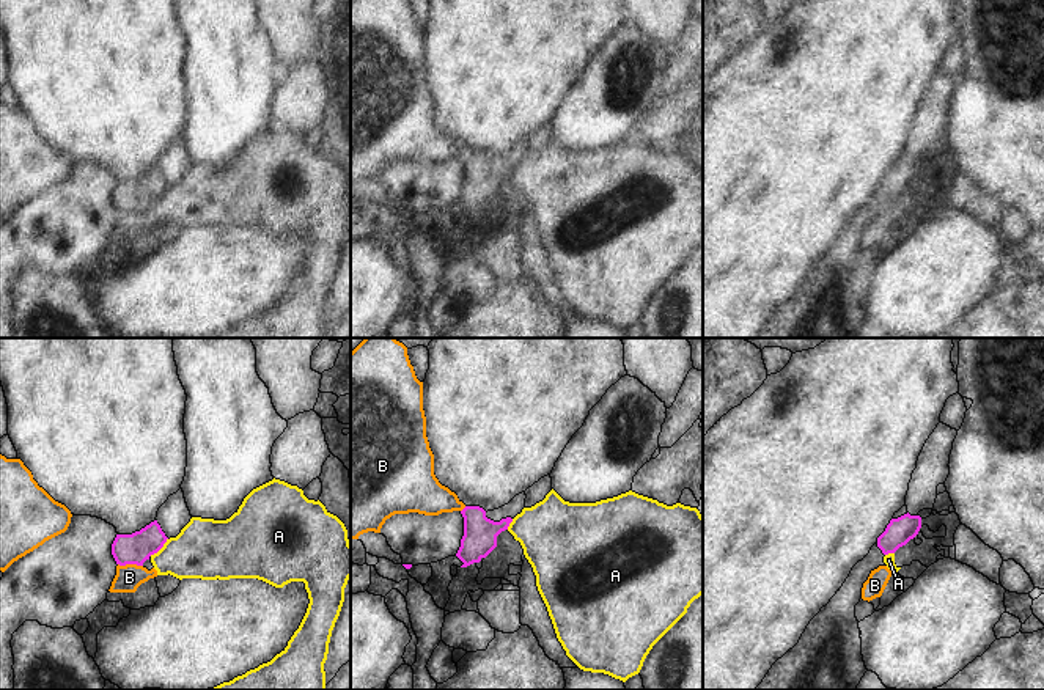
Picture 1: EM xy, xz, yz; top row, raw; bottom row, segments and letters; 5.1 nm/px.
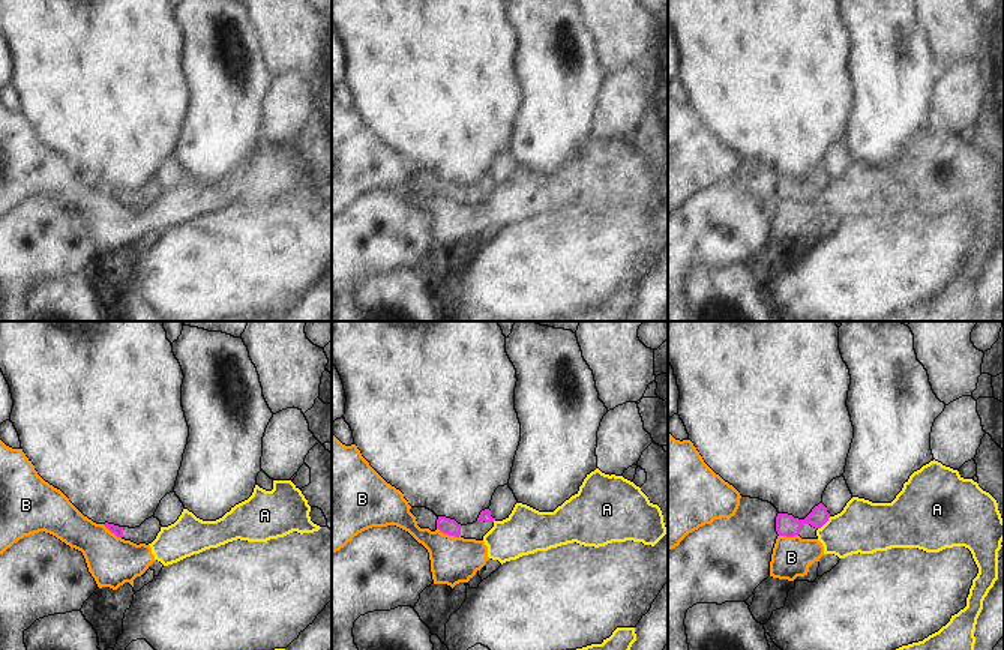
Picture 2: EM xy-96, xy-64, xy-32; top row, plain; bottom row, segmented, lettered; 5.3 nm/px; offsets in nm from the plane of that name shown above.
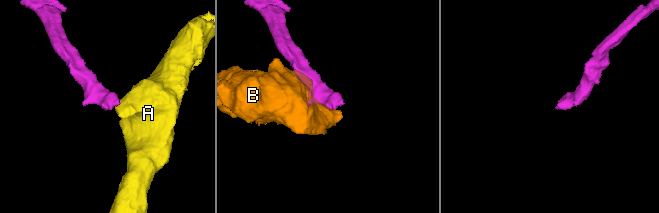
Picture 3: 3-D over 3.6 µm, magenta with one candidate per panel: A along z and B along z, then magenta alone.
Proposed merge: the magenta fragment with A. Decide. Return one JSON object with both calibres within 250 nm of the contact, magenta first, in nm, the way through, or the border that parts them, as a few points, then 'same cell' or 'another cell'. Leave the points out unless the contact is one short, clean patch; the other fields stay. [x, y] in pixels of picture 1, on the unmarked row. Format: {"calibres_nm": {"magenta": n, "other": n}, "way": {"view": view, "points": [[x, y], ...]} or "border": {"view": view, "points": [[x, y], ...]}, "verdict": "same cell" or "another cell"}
{"calibres_nm": {"magenta": 160, "other": 320}, "border": {"view": "xy", "points": [[167, 186], [150, 203]]}, "verdict": "another cell"}

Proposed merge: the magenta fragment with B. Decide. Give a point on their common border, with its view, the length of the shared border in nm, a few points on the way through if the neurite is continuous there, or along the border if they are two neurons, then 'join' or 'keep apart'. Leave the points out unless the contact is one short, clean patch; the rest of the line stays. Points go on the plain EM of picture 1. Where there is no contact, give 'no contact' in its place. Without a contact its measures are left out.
xy (131, 211) | 130 nm | keep apart

